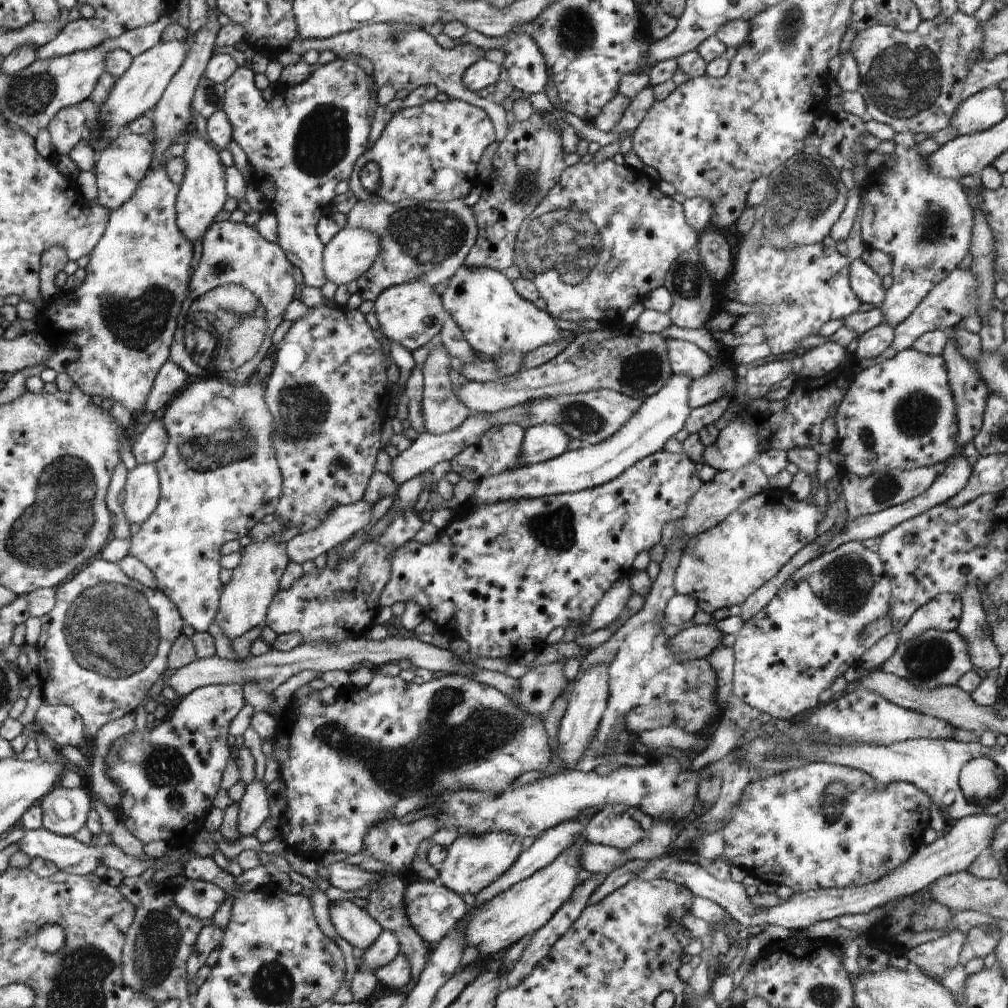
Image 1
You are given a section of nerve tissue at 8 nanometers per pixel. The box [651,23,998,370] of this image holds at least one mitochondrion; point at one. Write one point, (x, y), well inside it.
(904, 80)

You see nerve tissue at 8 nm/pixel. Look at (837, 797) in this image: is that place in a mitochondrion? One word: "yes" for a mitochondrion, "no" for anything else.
yes

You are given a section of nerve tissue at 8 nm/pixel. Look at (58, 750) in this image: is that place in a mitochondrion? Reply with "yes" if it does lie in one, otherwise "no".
no

